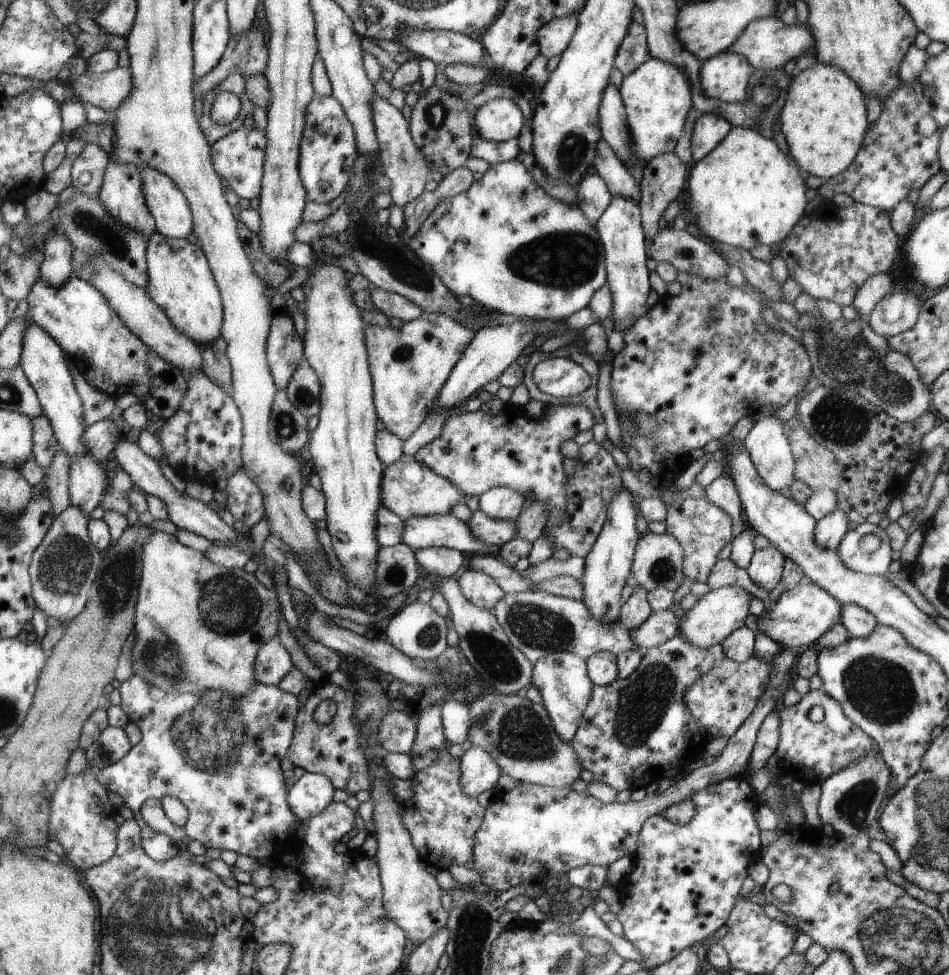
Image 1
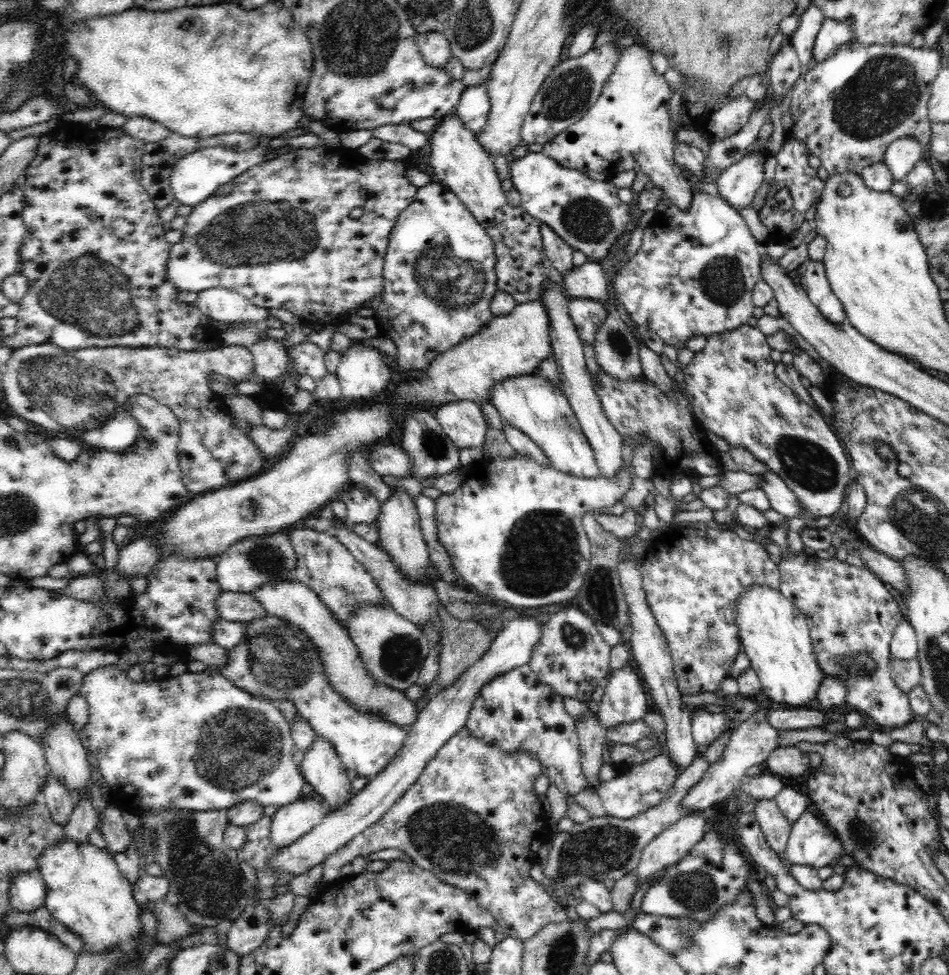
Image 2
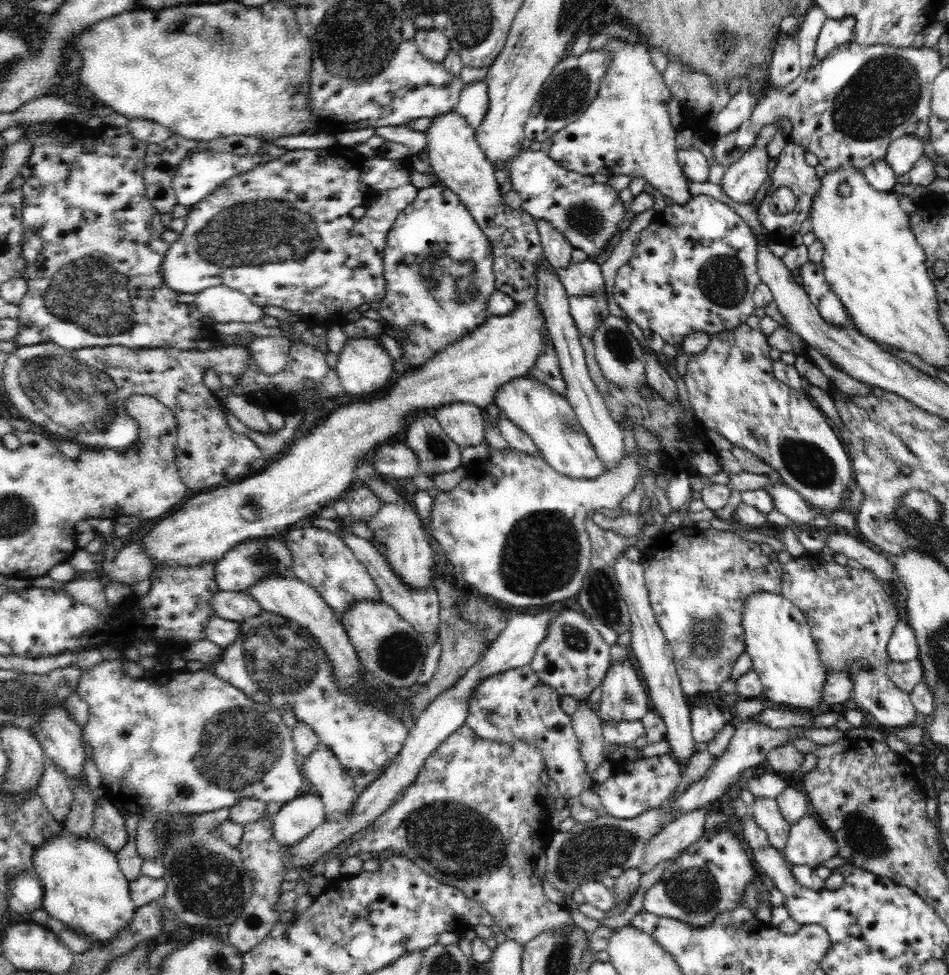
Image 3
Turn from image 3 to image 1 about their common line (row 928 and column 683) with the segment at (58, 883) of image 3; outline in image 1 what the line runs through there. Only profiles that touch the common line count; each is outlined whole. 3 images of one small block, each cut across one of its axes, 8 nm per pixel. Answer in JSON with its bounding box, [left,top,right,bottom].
[619,57,693,166]

